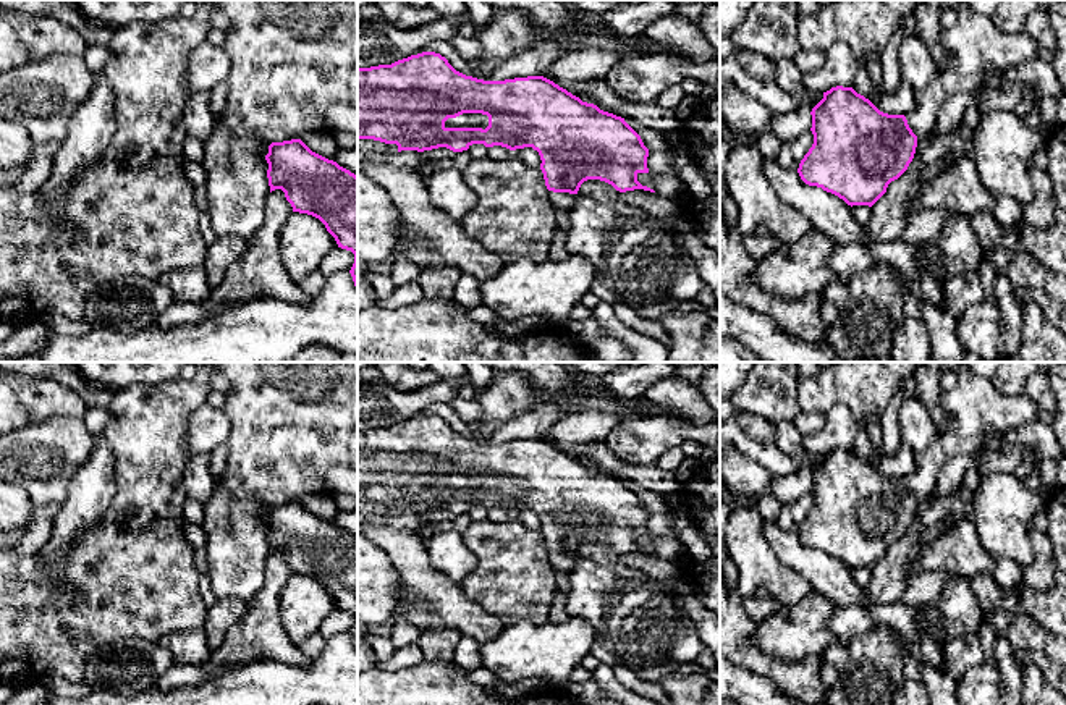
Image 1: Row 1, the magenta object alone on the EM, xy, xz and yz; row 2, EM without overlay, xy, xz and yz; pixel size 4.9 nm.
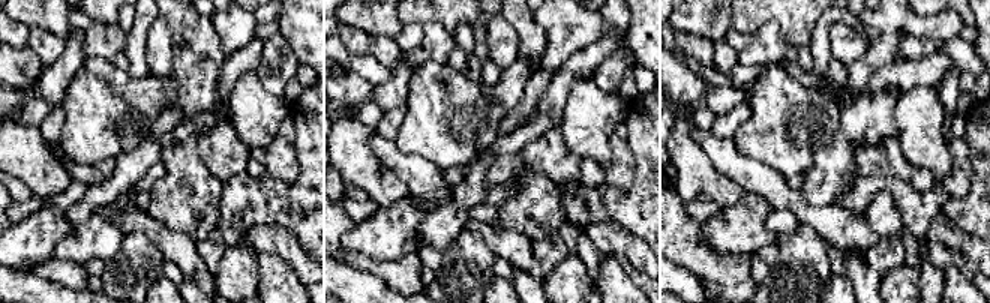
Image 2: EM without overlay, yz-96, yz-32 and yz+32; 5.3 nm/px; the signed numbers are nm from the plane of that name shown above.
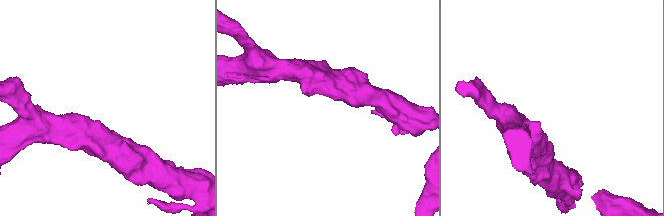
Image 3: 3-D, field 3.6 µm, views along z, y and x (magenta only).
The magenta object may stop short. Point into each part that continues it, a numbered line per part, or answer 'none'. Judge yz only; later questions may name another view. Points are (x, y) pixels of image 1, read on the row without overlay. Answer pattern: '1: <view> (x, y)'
1: yz (977, 406)

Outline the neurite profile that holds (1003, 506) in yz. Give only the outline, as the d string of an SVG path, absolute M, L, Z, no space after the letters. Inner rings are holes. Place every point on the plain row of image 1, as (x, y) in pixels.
M1014 472L984 477L972 498L974 522L984 548L1026 569L1034 558L1029 530L1034 516L1047 508L1040 492L1030 492Z

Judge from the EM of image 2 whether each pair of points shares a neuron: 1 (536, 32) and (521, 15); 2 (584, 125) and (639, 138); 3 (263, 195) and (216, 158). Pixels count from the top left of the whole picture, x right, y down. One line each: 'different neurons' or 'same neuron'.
1: same neuron
2: different neurons
3: different neurons

